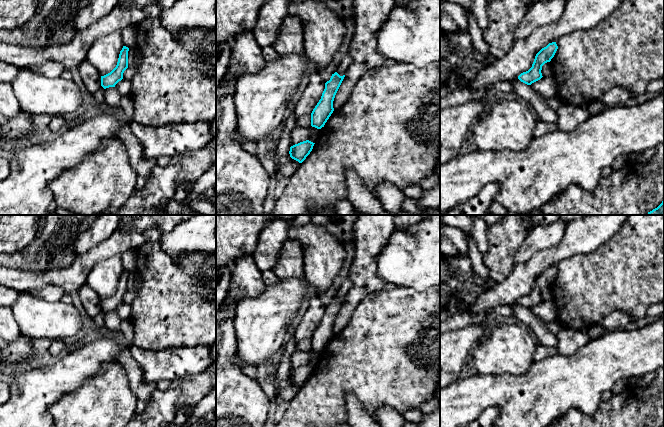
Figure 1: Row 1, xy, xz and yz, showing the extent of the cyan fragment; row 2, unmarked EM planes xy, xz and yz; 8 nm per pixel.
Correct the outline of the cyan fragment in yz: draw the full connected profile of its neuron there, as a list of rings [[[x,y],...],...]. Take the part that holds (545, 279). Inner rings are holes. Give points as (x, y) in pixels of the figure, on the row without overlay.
[[[556,266],[549,267],[546,271],[542,272],[536,278],[532,291],[528,295],[521,297],[518,303],[527,309],[540,304],[543,301],[541,297],[542,290],[551,285],[557,273]]]

